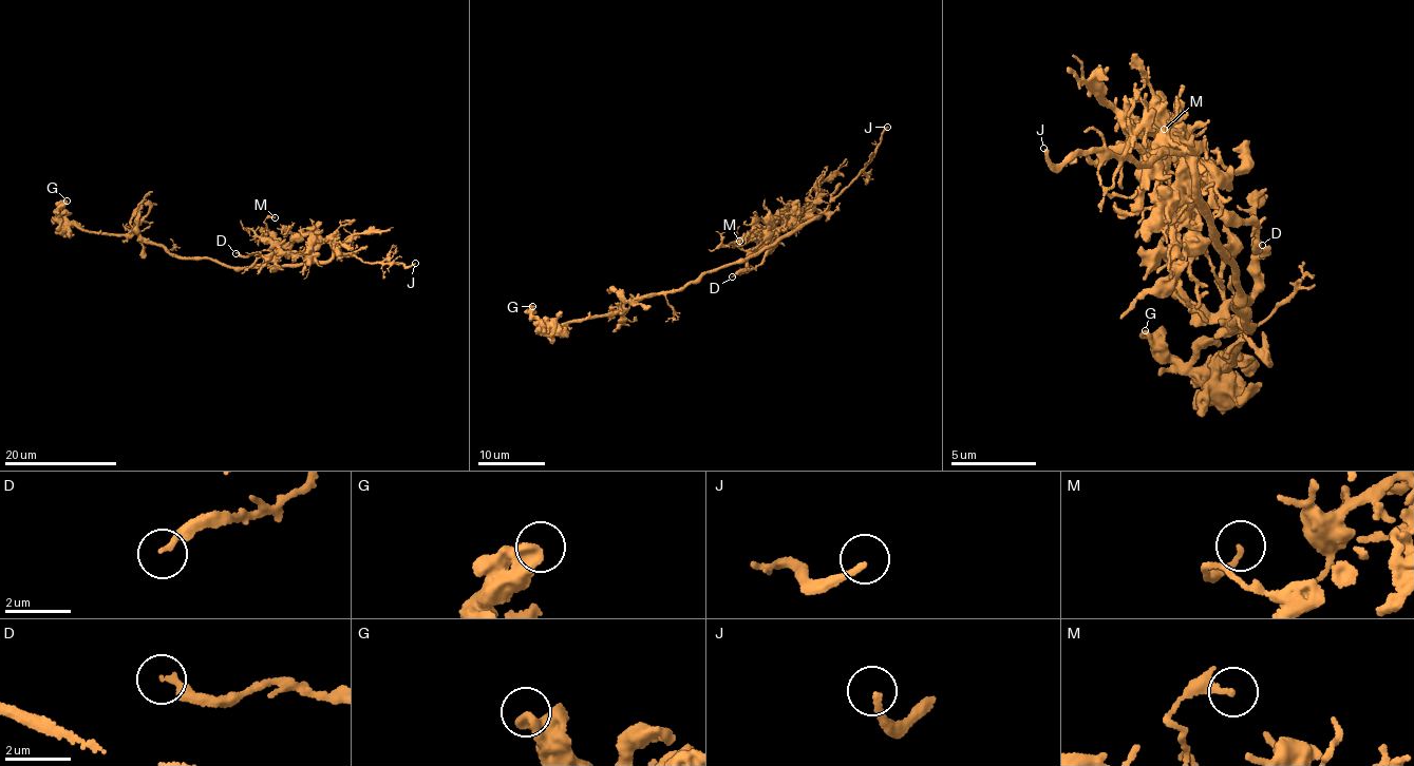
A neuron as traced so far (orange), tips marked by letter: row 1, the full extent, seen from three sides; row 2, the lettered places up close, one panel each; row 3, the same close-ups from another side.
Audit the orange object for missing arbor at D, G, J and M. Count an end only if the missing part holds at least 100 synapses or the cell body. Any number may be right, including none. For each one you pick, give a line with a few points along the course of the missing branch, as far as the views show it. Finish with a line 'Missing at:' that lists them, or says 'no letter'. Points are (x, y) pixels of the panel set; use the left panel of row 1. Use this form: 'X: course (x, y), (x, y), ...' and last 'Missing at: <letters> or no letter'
J: course (415, 263), (422, 259), (436, 262), (441, 273), (438, 275), (449, 282), (441, 300), (455, 325), (441, 341)
Missing at: J

